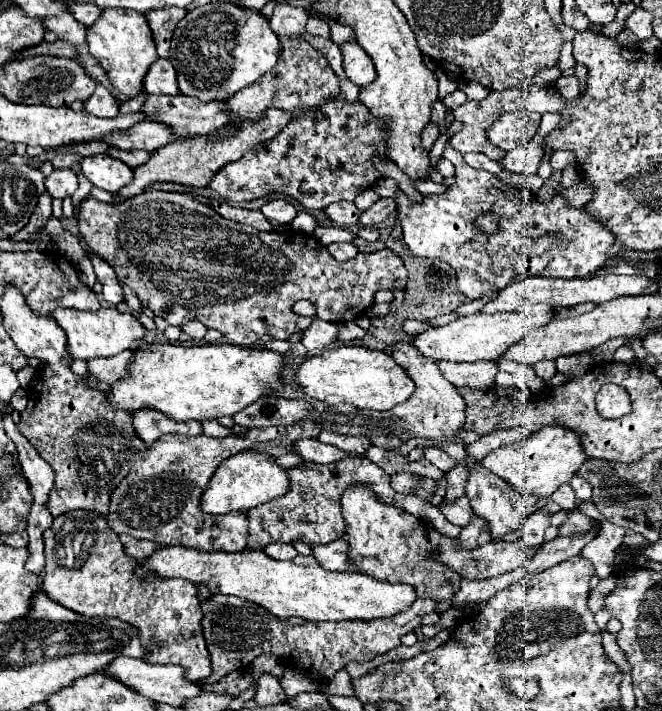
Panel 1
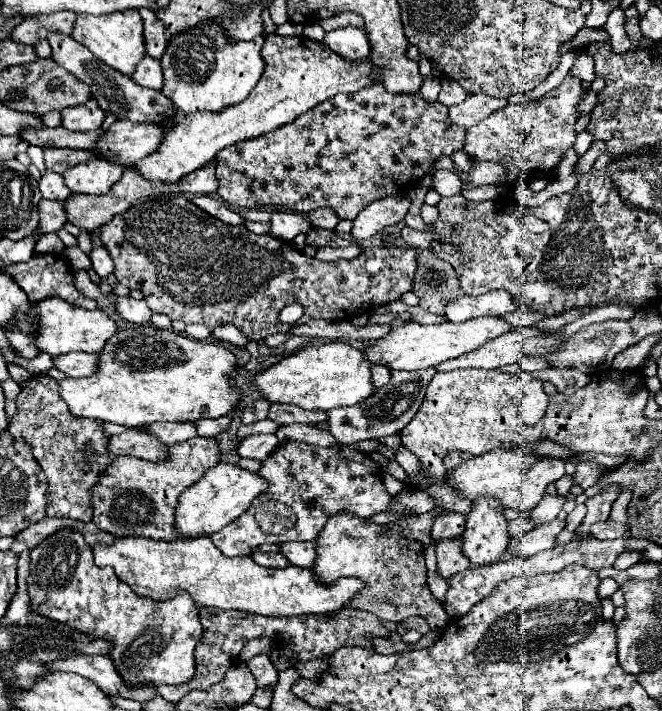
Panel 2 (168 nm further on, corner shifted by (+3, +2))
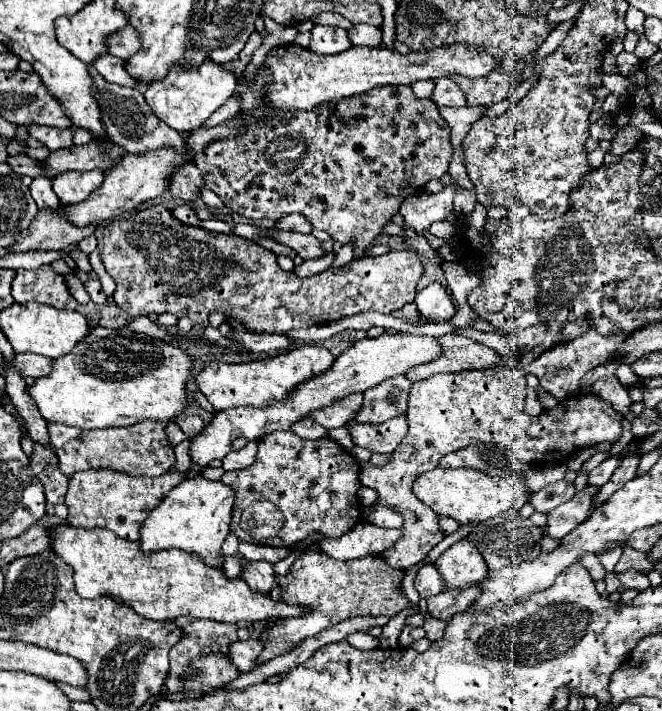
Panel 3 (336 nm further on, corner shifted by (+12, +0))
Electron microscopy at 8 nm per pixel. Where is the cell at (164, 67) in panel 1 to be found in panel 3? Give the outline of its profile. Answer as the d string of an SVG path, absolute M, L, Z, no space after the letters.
M104 55L104 57L96 57L96 61L92 63L94 69L108 81L108 83L118 83L118 85L126 85L126 87L140 87L124 69L124 61L120 57L114 55Z

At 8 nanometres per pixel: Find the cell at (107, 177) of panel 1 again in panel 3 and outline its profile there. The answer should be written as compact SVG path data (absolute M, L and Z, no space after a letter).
M94 169L86 173L82 171L62 173L52 179L52 185L54 185L54 193L58 195L58 199L64 205L72 205L72 203L84 201L84 197L88 197L96 187L100 187L102 181L104 181L104 171Z

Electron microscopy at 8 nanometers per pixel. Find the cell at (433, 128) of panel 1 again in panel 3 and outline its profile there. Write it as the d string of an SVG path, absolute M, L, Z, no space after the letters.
M264 64L260 65L250 83L246 83L244 75L238 77L240 85L236 85L234 95L240 97L240 111L236 118L248 133L212 141L212 145L206 145L204 153L198 153L194 161L204 173L206 187L214 191L228 209L246 219L276 223L290 213L302 213L312 227L326 231L334 241L340 241L342 245L352 243L354 259L360 259L382 233L382 227L390 217L398 213L402 201L408 195L420 193L428 181L440 179L448 171L452 157L450 127L434 101L418 99L406 85L376 87L360 97L328 101L308 112L291 110L264 122L268 108L262 104L263 95L267 85L273 82L270 70Z

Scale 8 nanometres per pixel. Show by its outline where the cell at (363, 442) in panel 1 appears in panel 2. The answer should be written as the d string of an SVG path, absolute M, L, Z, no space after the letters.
M421 369L421 371L391 371L391 379L387 385L381 387L375 395L365 399L359 405L353 407L337 407L333 411L327 411L327 425L329 431L335 435L339 445L353 445L363 439L379 439L387 435L399 433L419 411L425 389L429 379L433 379L437 371L435 369Z

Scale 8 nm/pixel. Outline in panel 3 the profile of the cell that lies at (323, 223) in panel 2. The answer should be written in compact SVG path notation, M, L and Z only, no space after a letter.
M292 213L292 215L284 217L284 219L280 219L274 227L284 229L284 231L298 231L298 233L310 233L312 231L312 225L300 213Z

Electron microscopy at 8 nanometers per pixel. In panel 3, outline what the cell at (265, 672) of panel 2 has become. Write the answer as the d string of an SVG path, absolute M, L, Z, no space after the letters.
M246 639L246 641L236 641L232 643L232 649L228 649L230 661L242 671L250 671L254 667L256 657L262 653L262 643L258 639Z

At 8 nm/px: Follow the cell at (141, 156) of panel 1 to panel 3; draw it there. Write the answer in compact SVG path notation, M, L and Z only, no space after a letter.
M24 153L22 155L16 155L16 157L8 157L6 163L10 165L10 169L14 173L20 173L20 175L30 175L30 177L38 177L42 171L36 167L36 159L30 159L26 157Z

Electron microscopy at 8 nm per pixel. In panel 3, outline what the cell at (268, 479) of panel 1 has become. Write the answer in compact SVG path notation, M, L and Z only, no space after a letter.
M204 477L184 479L178 487L168 491L160 505L152 509L146 517L144 525L140 527L140 549L144 553L156 553L164 549L180 549L192 555L198 555L204 563L222 569L224 553L222 543L230 533L230 519L232 519L232 505L236 493L222 485L220 481L208 481Z

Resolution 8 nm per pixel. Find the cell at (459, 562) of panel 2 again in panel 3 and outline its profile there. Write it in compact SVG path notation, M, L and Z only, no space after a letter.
M430 563L430 565L424 565L416 577L414 577L414 587L416 591L420 593L422 599L428 599L432 595L438 595L442 589L444 589L444 583L440 583L440 573L436 571L436 567Z

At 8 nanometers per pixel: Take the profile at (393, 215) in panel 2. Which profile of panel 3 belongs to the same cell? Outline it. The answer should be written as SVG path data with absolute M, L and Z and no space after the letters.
M348 243L348 245L344 245L344 247L336 253L336 257L334 257L334 261L332 261L332 267L344 267L344 265L348 265L352 259L354 259L354 247Z

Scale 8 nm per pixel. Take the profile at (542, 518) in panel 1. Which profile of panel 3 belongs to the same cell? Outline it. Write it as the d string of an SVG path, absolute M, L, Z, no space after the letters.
M554 481L548 483L546 487L542 487L538 493L532 493L530 503L534 505L536 511L544 511L550 513L552 509L556 509L558 505L562 505L564 501L570 501L576 495L576 487L574 481Z

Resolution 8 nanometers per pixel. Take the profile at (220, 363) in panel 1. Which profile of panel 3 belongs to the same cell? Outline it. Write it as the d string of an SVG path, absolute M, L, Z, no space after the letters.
M94 327L88 337L72 349L72 353L52 363L48 377L38 377L28 395L36 401L40 415L48 423L62 423L78 429L106 429L106 427L128 427L142 419L170 421L186 407L186 379L190 375L190 355L172 343L150 339L148 335L136 333L130 327Z

